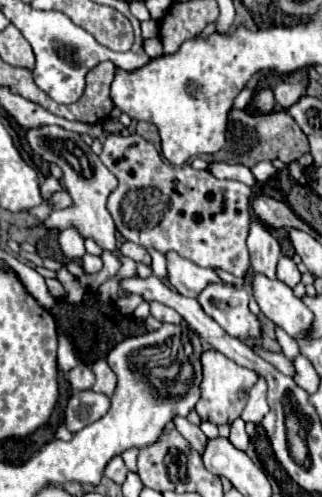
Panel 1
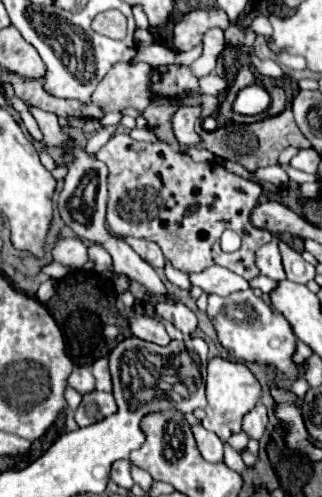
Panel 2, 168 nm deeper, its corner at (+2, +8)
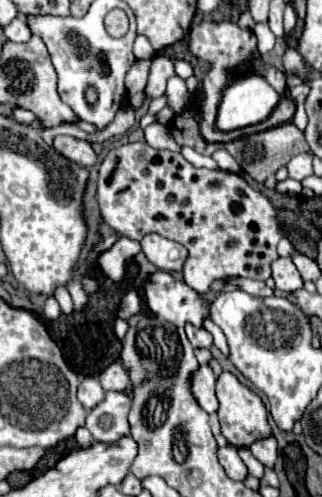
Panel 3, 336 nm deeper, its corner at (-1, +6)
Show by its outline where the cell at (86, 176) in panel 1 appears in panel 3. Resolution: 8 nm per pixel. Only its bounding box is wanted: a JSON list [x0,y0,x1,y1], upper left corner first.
[145,270,207,326]

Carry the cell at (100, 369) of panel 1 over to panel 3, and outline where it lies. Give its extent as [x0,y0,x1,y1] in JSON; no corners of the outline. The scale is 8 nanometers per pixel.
[99,360,131,392]

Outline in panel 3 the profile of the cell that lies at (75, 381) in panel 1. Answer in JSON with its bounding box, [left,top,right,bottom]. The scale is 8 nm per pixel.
[77,376,105,410]

